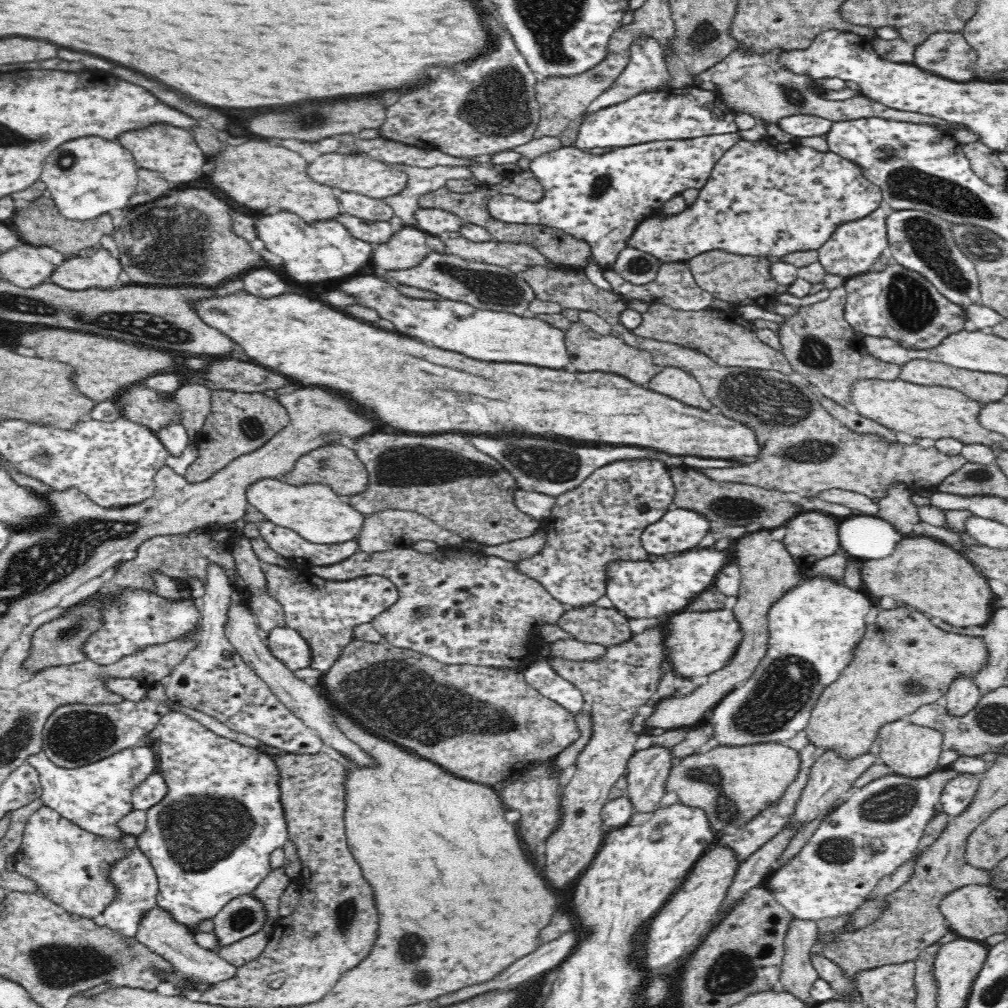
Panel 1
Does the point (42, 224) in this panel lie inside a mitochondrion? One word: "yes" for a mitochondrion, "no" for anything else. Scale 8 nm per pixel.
no

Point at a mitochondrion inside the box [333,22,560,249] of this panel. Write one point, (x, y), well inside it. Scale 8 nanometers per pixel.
(503, 108)

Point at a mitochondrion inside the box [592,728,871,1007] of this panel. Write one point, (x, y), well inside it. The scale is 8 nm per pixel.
(733, 970)

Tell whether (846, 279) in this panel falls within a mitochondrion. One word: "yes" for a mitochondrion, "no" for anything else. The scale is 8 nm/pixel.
no

